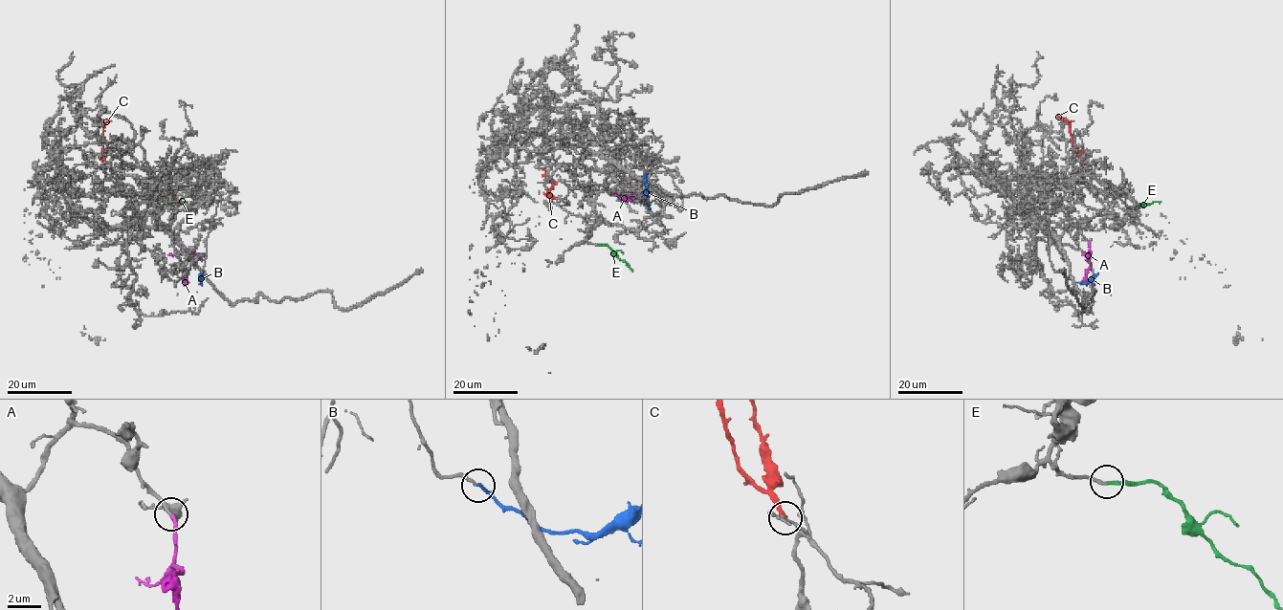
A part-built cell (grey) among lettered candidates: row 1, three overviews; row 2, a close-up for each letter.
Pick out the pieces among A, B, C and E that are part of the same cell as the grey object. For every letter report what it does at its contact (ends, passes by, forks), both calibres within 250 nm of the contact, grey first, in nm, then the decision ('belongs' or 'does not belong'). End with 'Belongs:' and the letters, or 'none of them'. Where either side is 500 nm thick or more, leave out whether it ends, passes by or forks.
A: it ends there; 200 nm thick on the grey side, 200 nm on the other; belongs
B: it ends there; 160 nm thick on the grey side, 180 nm on the other; belongs
C: it ends there; 120 nm thick on the grey side, 240 nm on the other; does not belong
E: it ends there; 160 nm thick on the grey side, 200 nm on the other; belongs
Belongs: A, B, E

